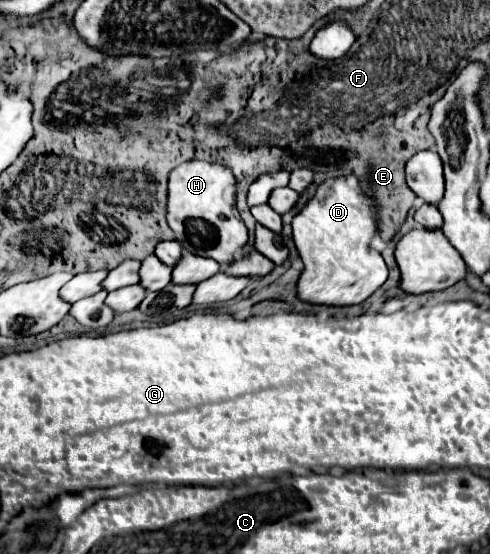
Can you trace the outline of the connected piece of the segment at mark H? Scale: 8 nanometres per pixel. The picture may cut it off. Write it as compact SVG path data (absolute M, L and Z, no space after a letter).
M187 161L171 171L169 175L169 197L167 197L167 223L181 243L183 251L211 257L219 265L235 261L237 253L247 243L247 227L235 207L235 177L219 165L207 161Z

